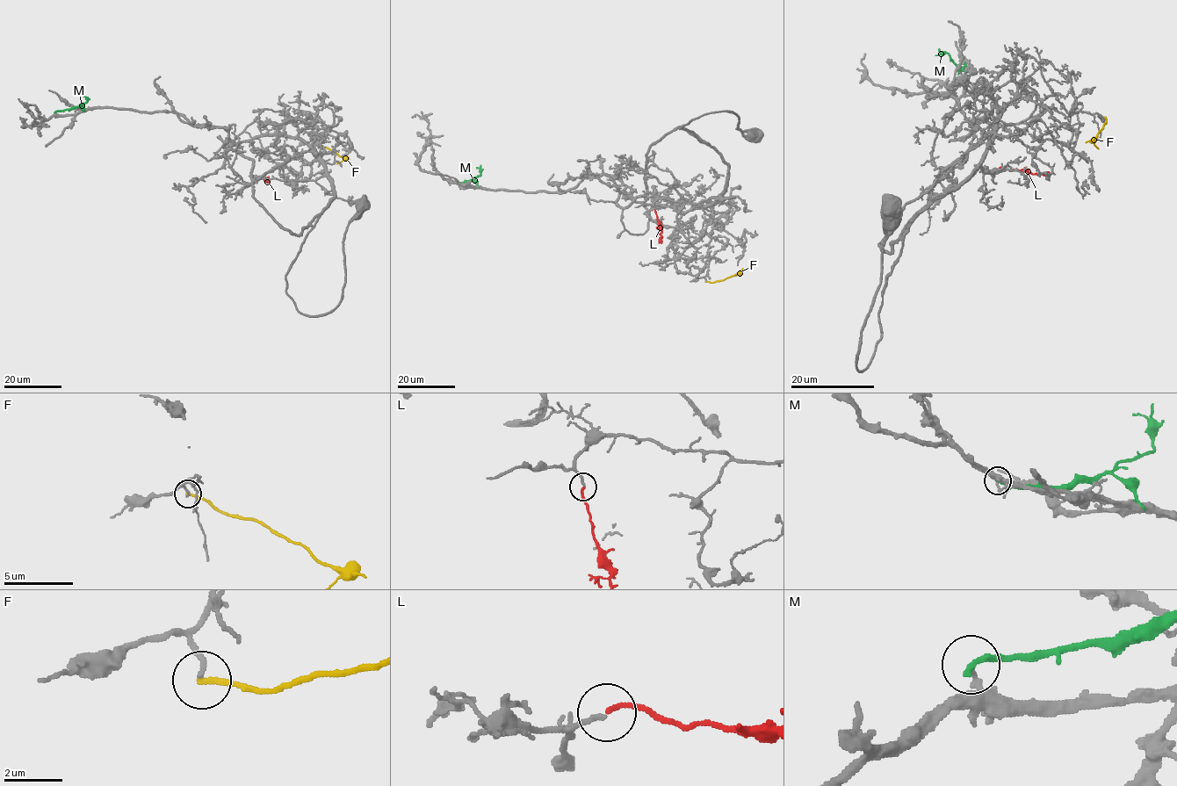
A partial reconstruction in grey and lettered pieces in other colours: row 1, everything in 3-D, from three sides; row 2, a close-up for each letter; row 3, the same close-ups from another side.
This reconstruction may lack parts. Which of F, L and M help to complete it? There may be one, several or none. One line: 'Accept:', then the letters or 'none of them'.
Accept: L

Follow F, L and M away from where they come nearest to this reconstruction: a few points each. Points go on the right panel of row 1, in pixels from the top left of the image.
F: (1105, 117), (1106, 122), (1093, 140), (1098, 148)
L: (999, 168), (1036, 175), (1045, 175), (1049, 171)
M: (959, 72), (961, 70), (948, 54), (938, 49)

